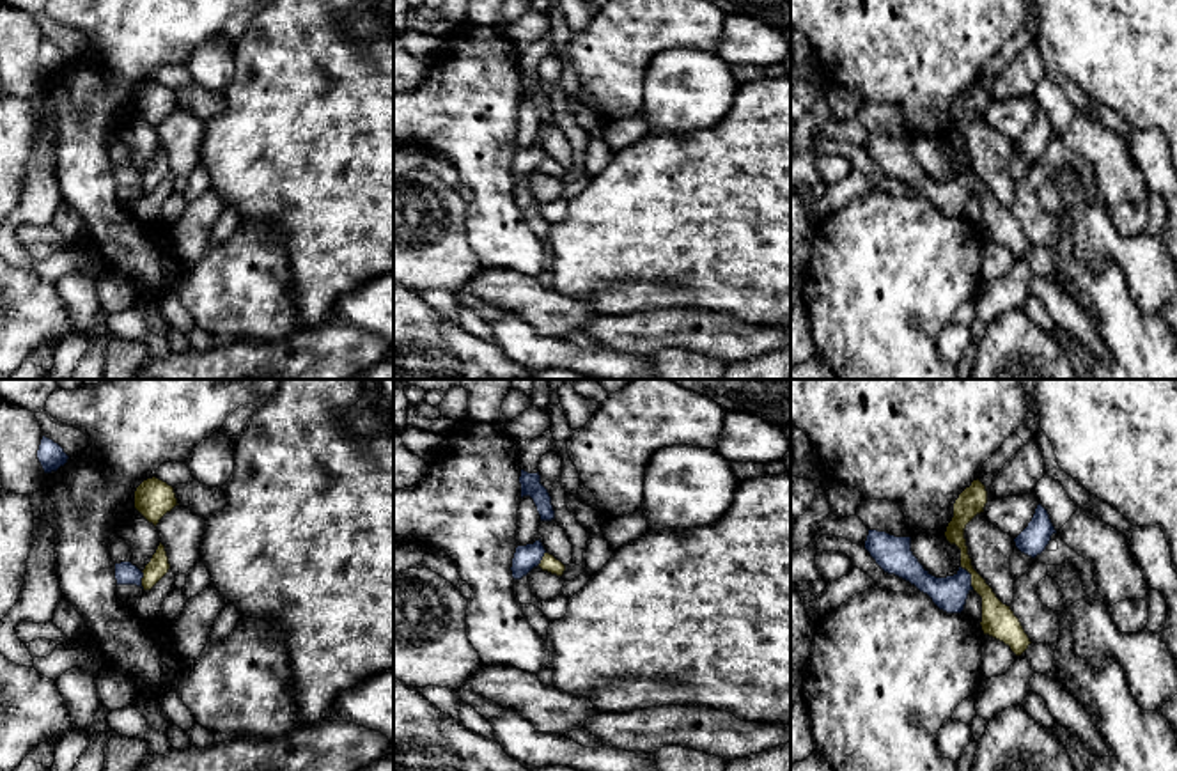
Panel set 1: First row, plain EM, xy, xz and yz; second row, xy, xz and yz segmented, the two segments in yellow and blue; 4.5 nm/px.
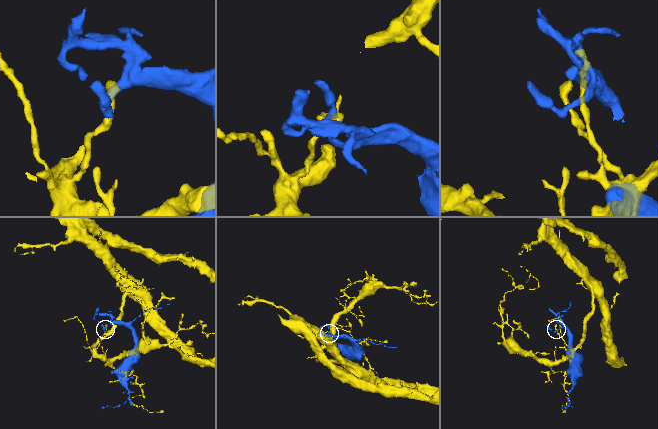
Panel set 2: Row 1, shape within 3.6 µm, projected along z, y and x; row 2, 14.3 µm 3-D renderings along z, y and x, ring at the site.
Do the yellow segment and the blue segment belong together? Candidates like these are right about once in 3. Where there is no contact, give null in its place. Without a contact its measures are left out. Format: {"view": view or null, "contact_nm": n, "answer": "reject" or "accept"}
{"view": "yz", "contact_nm": 130, "answer": "reject"}

